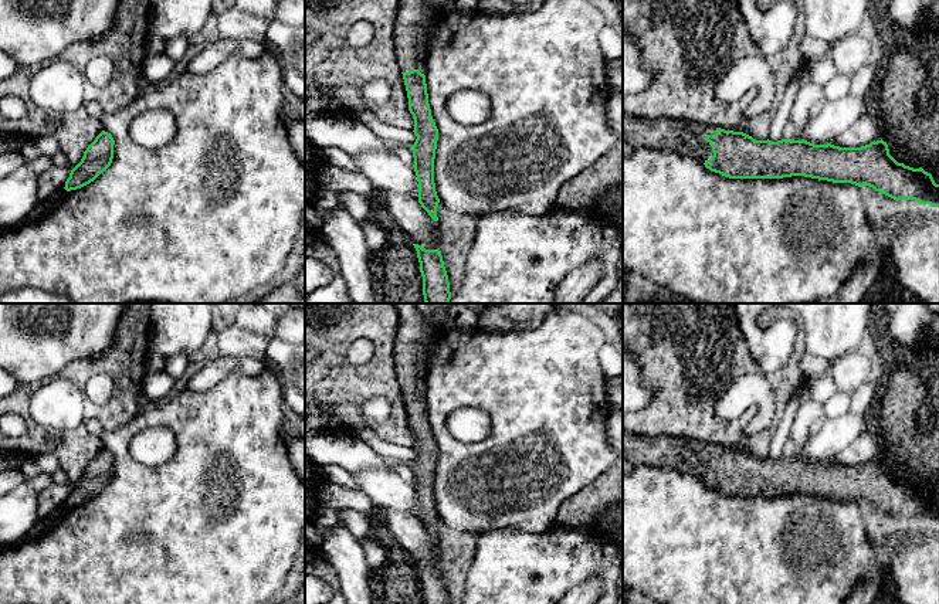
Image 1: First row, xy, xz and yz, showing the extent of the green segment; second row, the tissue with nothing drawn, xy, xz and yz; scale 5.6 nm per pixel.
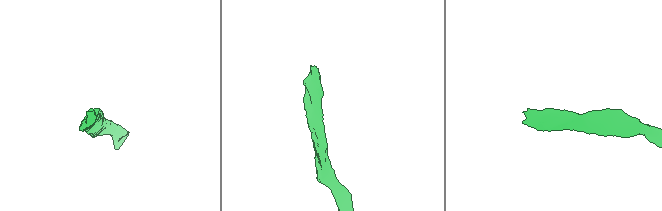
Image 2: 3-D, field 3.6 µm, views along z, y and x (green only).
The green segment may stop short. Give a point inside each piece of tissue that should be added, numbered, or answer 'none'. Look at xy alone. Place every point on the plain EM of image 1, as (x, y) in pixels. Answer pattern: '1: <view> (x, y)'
none

